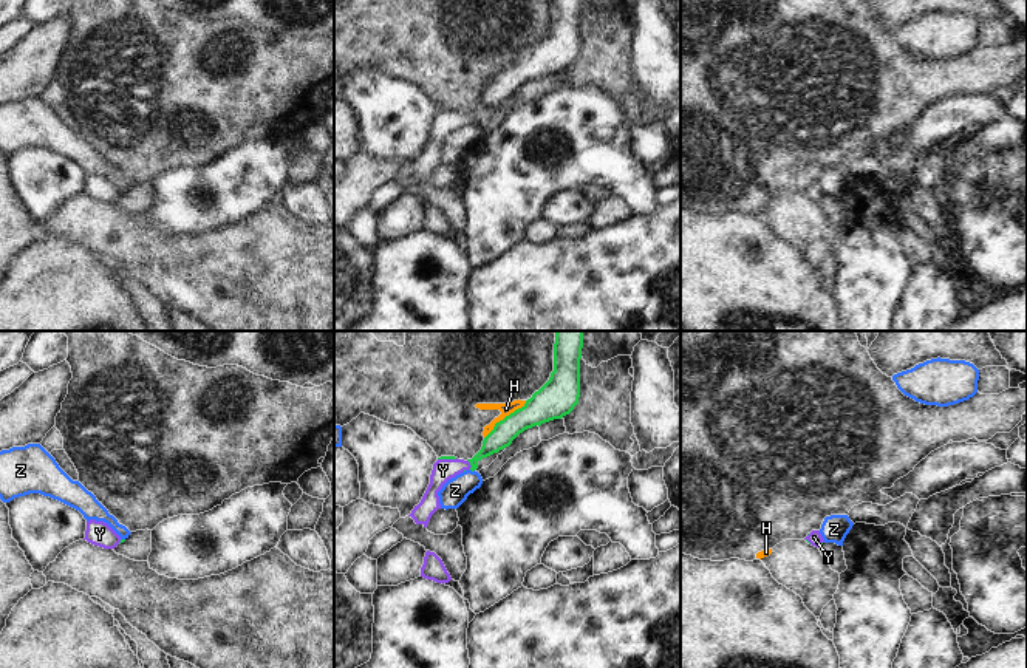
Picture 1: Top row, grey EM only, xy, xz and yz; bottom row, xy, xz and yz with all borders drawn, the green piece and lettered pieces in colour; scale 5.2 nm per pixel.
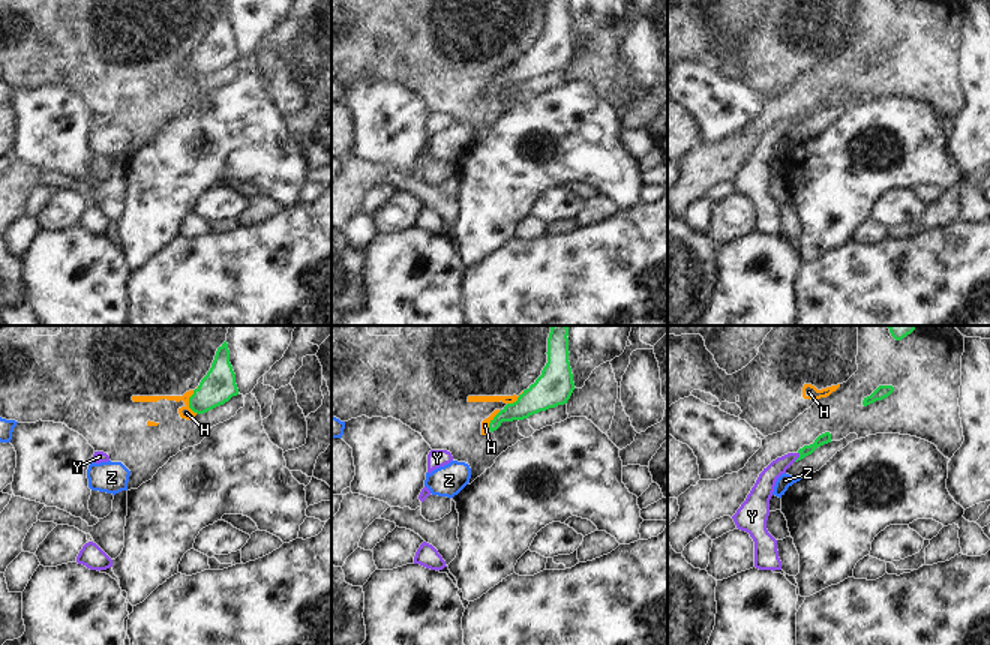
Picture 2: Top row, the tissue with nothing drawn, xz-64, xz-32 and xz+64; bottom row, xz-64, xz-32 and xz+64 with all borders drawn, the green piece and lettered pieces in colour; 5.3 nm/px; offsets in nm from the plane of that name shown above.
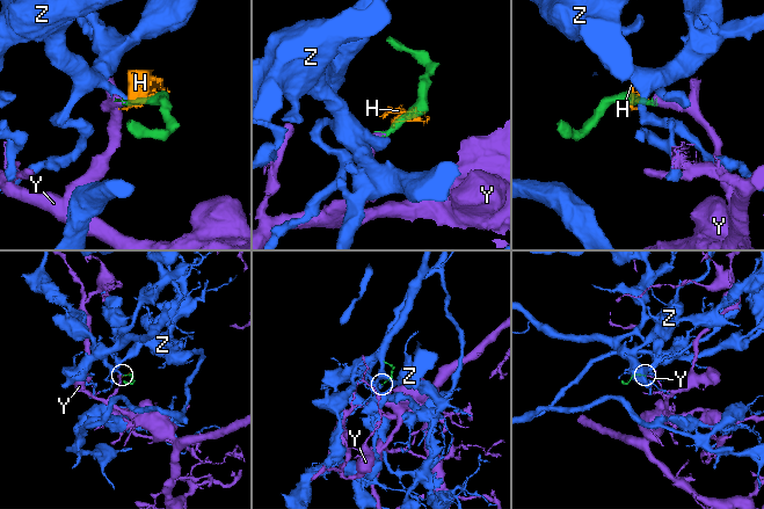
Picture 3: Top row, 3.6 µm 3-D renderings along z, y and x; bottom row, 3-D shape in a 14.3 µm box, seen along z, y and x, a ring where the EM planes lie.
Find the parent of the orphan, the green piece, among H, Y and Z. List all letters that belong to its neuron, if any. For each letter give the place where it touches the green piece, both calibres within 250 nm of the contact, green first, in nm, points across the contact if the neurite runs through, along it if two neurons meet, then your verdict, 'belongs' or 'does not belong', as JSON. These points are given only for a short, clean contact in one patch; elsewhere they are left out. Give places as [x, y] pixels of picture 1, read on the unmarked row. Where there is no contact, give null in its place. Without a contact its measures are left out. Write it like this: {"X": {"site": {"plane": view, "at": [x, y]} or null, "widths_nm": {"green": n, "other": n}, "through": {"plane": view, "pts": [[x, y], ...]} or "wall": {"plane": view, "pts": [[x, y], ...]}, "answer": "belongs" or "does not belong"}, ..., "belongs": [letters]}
{"H": {"site": {"plane": "xz", "at": [504, 71]}, "widths_nm": {"green": 180, "other": 60}, "answer": "does not belong"}, "Y": {"site": {"plane": "xz", "at": [470, 118]}, "widths_nm": {"green": 120, "other": 110}, "through": {"plane": "xz", "pts": [[504, 85], [470, 118], [449, 119], [443, 124]]}, "answer": "belongs"}, "Z": {"site": {"plane": "xz", "at": [472, 124]}, "widths_nm": {"green": 120, "other": 140}, "wall": {"plane": "xz", "pts": [[470, 122], [474, 124]]}, "answer": "does not belong"}, "belongs": ["Y"]}

